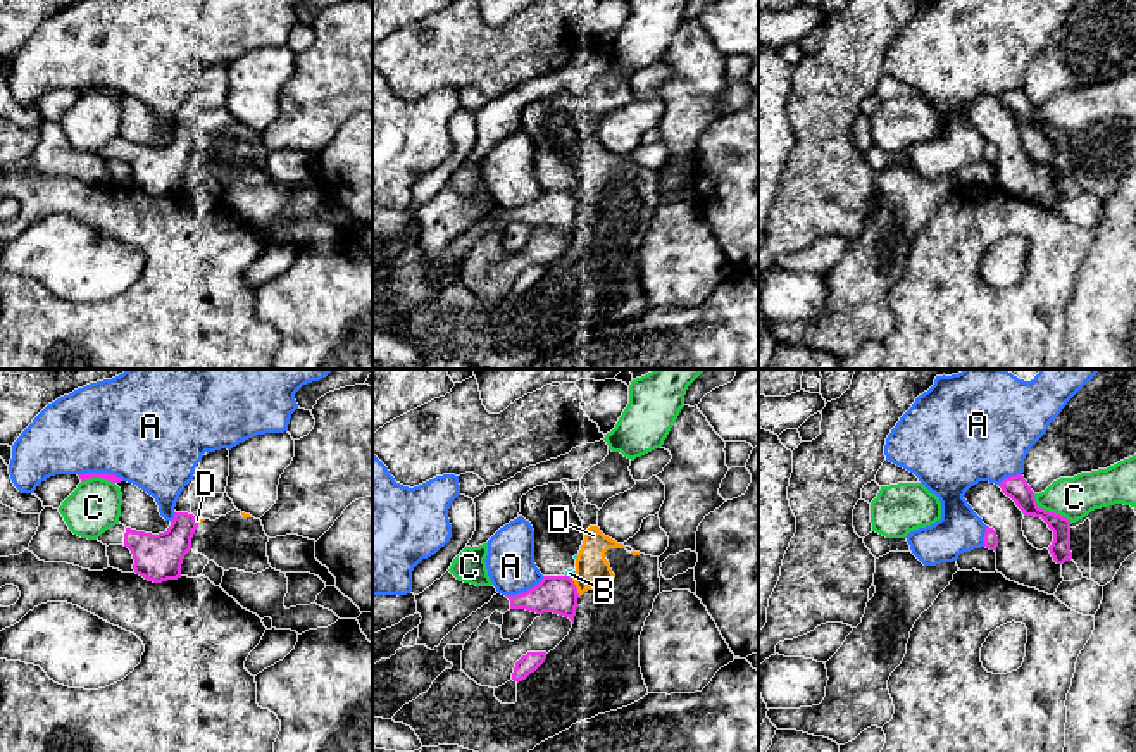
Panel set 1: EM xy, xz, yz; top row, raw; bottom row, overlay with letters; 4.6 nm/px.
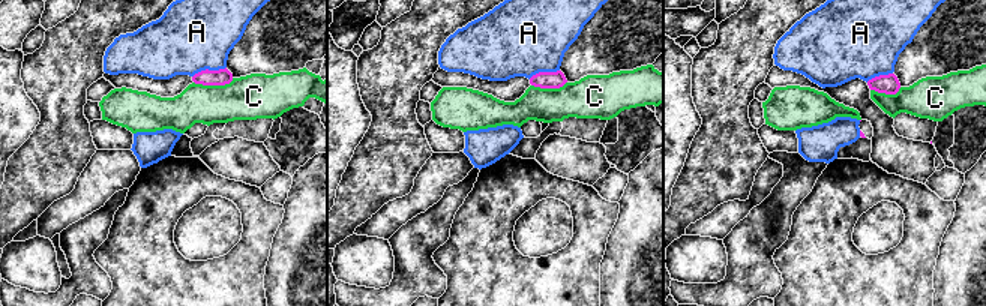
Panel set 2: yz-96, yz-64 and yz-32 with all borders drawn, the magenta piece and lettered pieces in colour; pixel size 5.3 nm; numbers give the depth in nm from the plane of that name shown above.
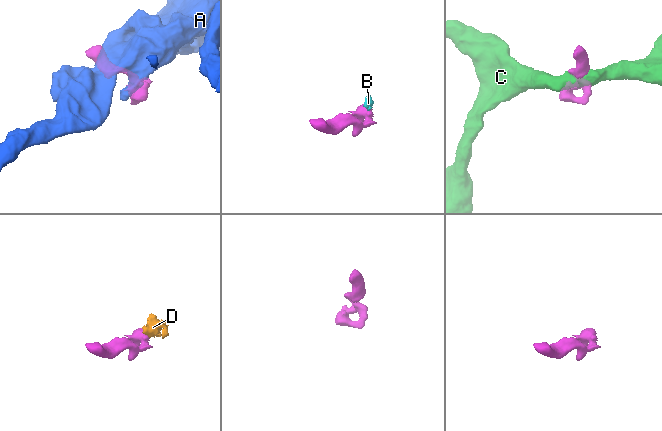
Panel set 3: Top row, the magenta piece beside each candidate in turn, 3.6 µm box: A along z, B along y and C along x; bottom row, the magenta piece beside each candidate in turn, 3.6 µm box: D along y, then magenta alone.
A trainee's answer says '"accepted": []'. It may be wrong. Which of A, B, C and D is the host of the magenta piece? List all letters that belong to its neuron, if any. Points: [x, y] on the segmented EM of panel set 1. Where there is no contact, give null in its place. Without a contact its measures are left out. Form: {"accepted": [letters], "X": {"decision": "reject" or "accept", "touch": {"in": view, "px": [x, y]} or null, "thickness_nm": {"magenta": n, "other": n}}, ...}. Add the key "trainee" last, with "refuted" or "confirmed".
{"accepted": [], "A": {"decision": "reject", "touch": {"in": "xy", "px": [100, 473]}, "thickness_nm": {"magenta": 40, "other": 460}}, "B": {"decision": "reject", "touch": {"in": "xz", "px": [568, 576]}, "thickness_nm": {"magenta": 180, "other": 40}}, "C": {"decision": "reject", "touch": {"in": "yz", "px": [1048, 511]}, "thickness_nm": {"magenta": 110, "other": 190}}, "D": {"decision": "reject", "touch": {"in": "xz", "px": [574, 587]}, "thickness_nm": {"magenta": 180, "other": 160}}, "trainee": "confirmed"}

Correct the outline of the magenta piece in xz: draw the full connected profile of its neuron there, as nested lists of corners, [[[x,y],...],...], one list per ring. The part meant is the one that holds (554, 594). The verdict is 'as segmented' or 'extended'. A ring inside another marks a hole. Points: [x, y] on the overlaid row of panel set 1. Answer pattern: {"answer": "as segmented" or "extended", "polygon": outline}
{"answer": "extended", "polygon": [[[543,576],[531,590],[517,595],[496,593],[481,609],[459,623],[438,647],[402,647],[390,659],[372,664],[372,719],[391,719],[405,704],[426,693],[433,681],[453,664],[445,659],[446,645],[465,645],[471,635],[495,611],[526,609],[536,614],[553,612],[574,624],[577,588],[569,576]]]}

